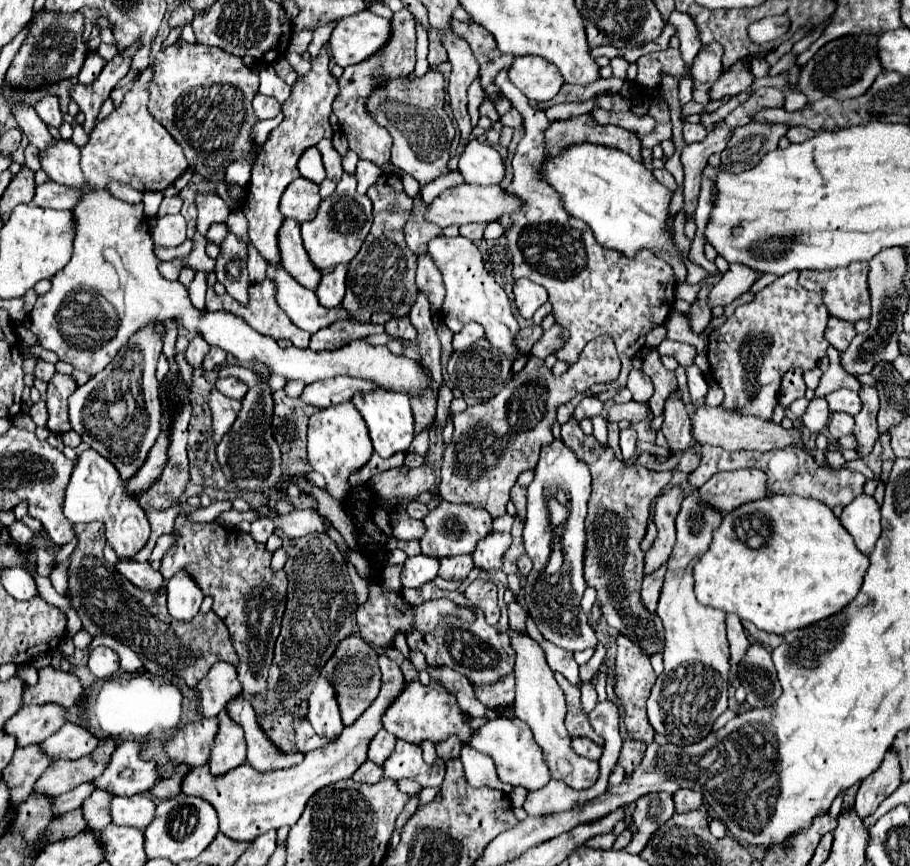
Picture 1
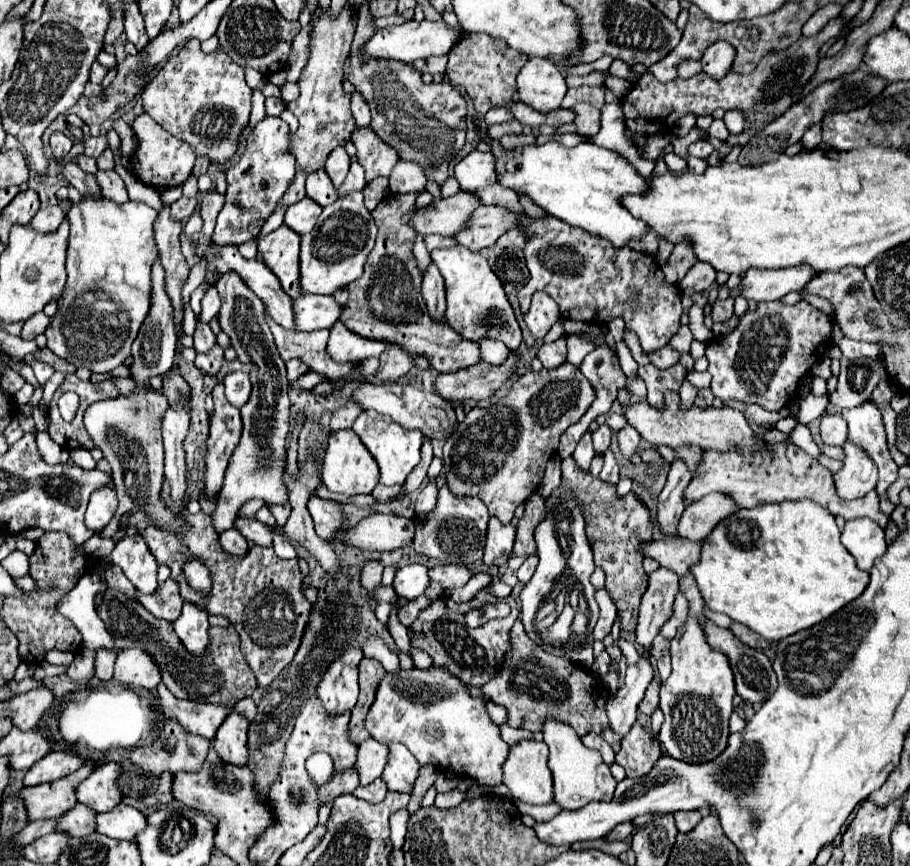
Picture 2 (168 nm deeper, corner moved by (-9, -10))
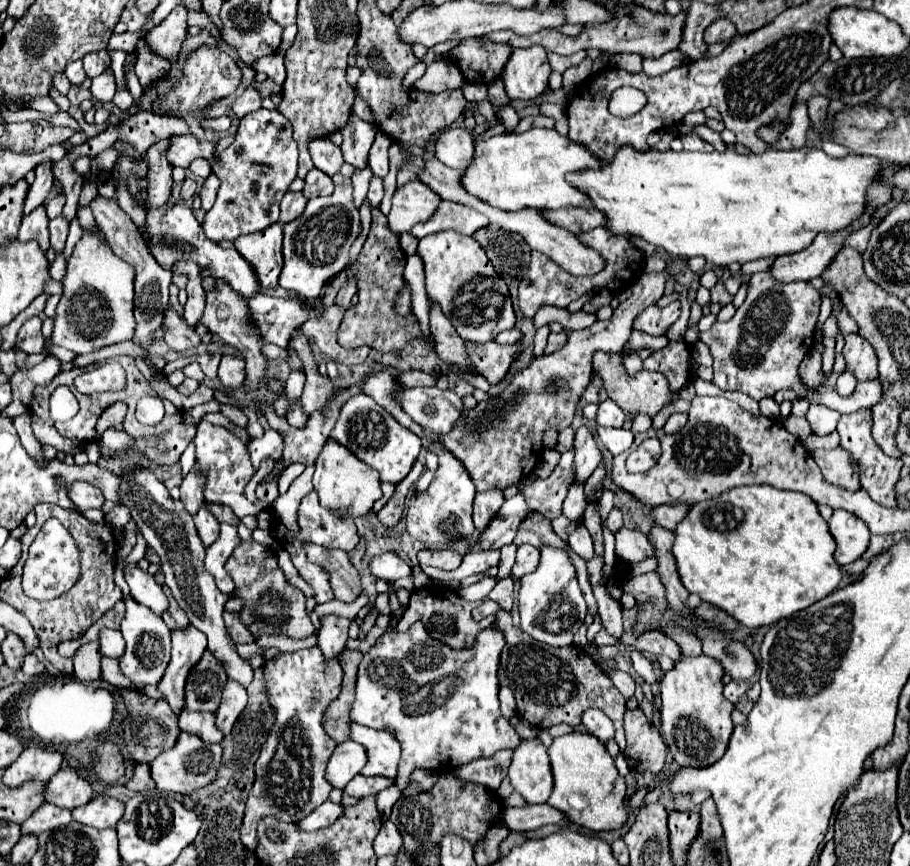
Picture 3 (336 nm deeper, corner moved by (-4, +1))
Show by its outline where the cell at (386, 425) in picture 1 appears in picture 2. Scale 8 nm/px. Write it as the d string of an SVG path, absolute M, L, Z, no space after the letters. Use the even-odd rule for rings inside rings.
M362 411L358 415L358 419L354 421L352 429L360 435L362 443L374 455L374 459L380 467L380 483L382 485L404 485L408 473L420 461L422 433L418 433L418 429L402 429L402 425L394 425L394 421L390 421L390 417L382 417L376 411Z

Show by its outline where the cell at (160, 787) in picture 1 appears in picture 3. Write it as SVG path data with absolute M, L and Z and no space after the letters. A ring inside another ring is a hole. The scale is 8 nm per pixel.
M135 764L133 776L127 780L125 786L133 792L153 792L153 790L157 790L153 778L149 776L149 764Z

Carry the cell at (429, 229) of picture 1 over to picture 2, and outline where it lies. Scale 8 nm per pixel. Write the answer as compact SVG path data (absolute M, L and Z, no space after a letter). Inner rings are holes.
M430 263L422 275L422 295L426 299L432 319L442 319L444 311L446 311L444 281L442 281L442 275L434 263Z

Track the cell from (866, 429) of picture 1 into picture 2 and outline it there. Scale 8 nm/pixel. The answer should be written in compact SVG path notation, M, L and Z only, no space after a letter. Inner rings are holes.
M852 441L844 445L846 459L844 459L844 469L834 473L836 481L836 491L842 499L856 499L864 497L870 493L878 481L878 469L874 469L874 461L858 449Z

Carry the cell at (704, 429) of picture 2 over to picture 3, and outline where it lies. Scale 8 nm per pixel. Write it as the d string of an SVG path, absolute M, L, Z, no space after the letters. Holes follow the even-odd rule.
M597 352L593 354L593 370L597 370L597 376L603 380L603 388L607 390L609 398L615 400L619 404L619 408L623 408L629 414L647 414L647 416L655 416L661 406L671 402L671 392L669 392L669 384L667 378L661 372L647 372L641 370L635 376L629 376L625 366L623 366L623 358L621 354L605 354L605 352Z

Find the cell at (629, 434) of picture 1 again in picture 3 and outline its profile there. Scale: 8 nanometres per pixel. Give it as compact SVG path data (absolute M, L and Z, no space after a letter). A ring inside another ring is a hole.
M607 398L607 400L599 402L599 410L597 410L595 420L597 420L599 426L619 428L625 422L625 412L611 398Z

